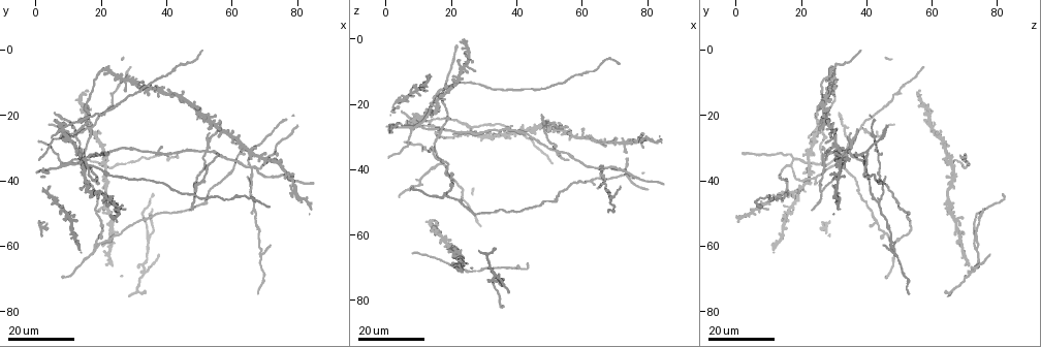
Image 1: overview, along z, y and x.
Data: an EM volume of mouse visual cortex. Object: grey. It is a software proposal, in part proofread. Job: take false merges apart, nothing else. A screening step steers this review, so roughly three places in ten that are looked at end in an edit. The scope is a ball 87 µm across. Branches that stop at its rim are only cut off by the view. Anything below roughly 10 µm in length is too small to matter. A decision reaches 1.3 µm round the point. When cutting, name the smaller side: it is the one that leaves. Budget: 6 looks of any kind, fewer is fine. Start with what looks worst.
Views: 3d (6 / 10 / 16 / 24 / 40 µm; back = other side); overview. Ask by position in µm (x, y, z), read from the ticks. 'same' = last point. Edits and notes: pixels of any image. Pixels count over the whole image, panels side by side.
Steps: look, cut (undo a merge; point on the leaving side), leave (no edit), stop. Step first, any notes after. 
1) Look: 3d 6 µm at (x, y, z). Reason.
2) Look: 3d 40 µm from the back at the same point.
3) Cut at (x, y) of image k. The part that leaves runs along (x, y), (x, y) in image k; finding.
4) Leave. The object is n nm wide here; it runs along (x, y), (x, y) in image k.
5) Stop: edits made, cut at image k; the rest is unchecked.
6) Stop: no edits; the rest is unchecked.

Look: 3d 16 µm at (51.5, 31.5, 34.0). Four or more arms meet.

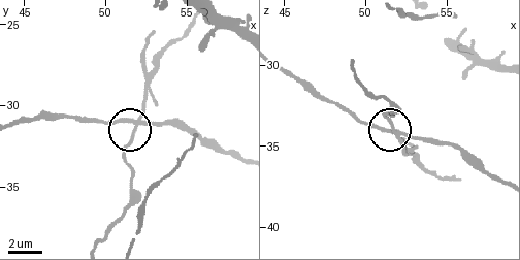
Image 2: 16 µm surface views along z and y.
Look: 3d 10 µm at (51.9, 31.2, 34.2). Zoom in.

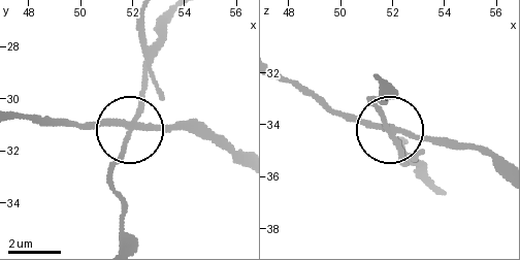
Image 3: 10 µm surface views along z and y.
Cut at (139, 99) of image 3. The part that leaves runs along (128, 129), (126, 147), (108, 173), (122, 206), (122, 240) in image 3; two neurons meet here.

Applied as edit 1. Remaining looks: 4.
Look: overview. See it whole again.

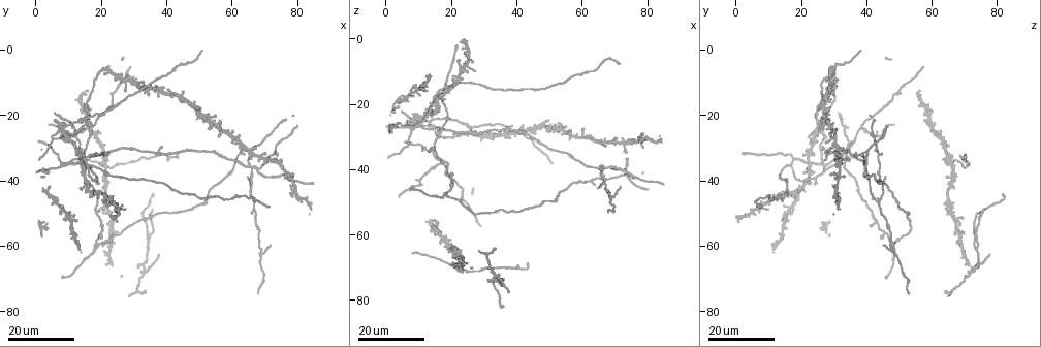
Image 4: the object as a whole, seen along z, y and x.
Look: 3d 24 µm at (24.0, 13.5, 49.0). Branch point.

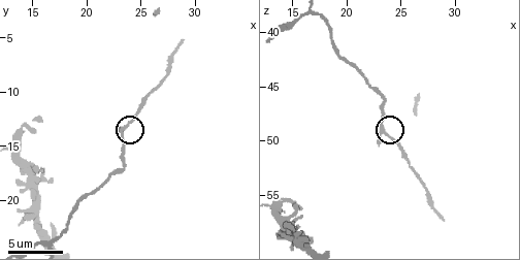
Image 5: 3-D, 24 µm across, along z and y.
Look: 3d 10 µm at (23.2, 13.2, 49.0). Closer look.

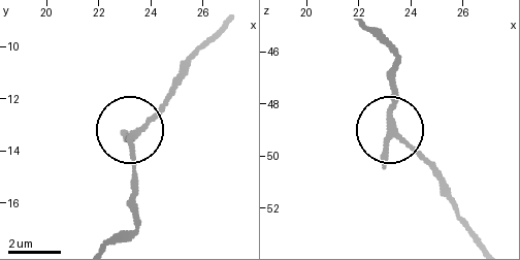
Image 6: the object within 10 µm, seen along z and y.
Leave. 3 arms meet here; one neuron here.

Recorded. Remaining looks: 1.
Stop: edits made, cut at image 3; the rest is unchecked.

